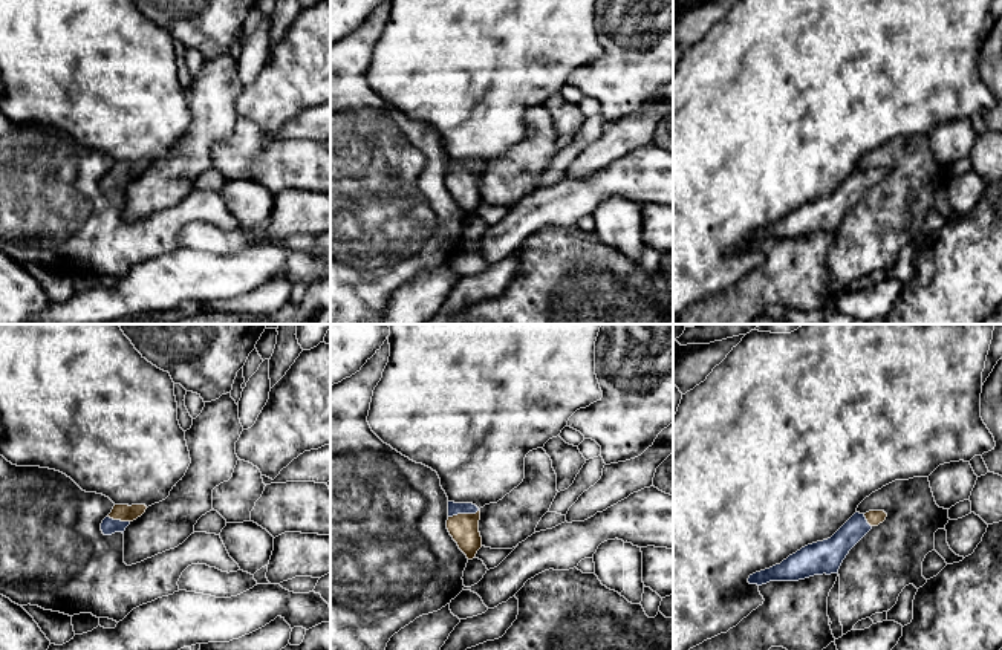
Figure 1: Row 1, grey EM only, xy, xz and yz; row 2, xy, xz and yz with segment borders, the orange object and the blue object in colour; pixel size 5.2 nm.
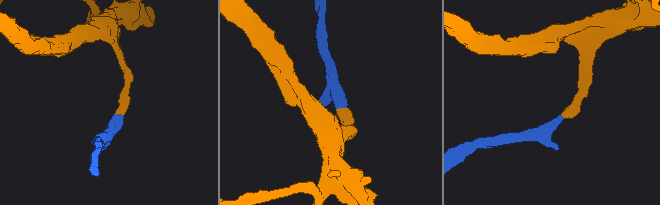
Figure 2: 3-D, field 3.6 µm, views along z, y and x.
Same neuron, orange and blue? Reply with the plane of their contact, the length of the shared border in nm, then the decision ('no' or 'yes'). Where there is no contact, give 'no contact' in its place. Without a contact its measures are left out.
meets orange in xz; contact 170 nm long; yes

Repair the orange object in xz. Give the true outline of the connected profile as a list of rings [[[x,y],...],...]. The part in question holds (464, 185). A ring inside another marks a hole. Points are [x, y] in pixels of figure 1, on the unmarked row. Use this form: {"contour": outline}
{"contour": [[[448,159],[447,187],[468,217],[482,205],[479,177],[480,168],[476,162]]]}

